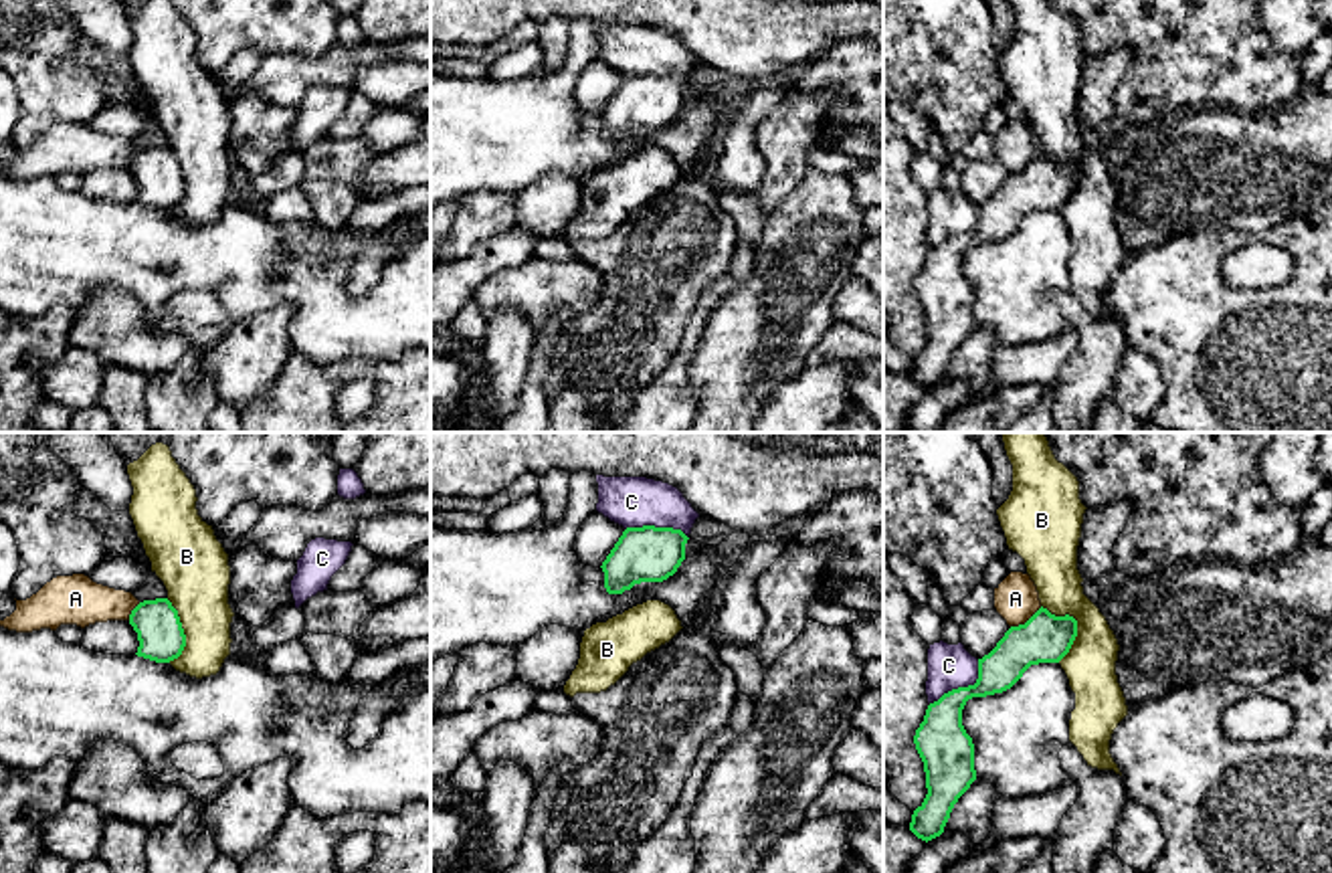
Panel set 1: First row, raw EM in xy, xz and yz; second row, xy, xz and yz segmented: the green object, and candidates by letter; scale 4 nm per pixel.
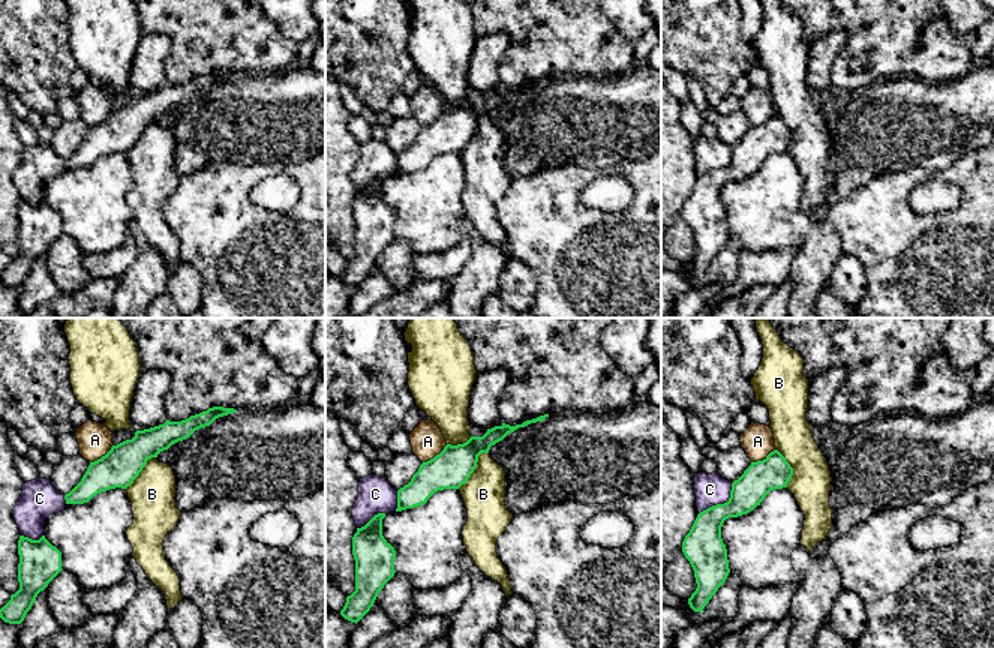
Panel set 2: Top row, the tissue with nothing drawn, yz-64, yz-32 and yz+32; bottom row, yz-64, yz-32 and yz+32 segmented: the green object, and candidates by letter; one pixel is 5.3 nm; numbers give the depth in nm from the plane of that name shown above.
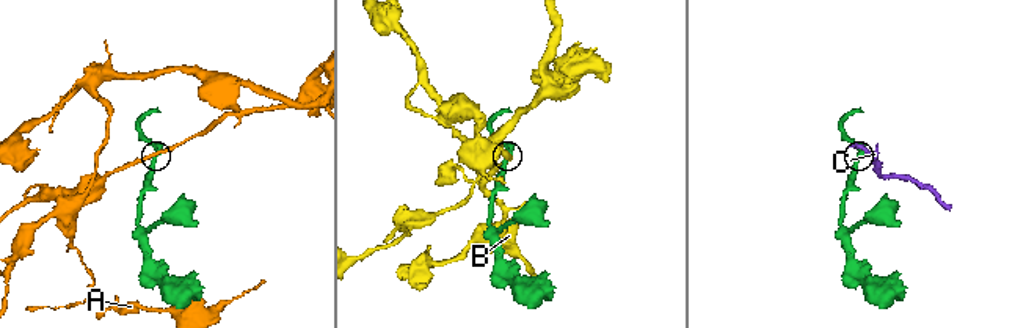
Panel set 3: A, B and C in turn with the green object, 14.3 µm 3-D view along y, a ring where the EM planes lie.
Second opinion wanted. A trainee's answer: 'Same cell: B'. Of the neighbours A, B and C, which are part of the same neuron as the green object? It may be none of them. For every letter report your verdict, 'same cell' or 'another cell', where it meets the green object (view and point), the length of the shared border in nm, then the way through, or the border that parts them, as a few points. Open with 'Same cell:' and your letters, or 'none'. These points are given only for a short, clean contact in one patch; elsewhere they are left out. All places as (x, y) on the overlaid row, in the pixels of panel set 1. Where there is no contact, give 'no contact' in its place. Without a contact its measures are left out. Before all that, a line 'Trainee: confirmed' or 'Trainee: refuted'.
Trainee: refuted
Same cell: none
A: another cell | yz (1027, 621) | 150 nm | along yz (1041, 607), (1023, 623), (1011, 627)
B: another cell | yz (1076, 625) | 240 nm | along yz (1041, 605), (1076, 621), (1076, 639), (1060, 661)
C: another cell | yz (963, 688) | 260 nm

